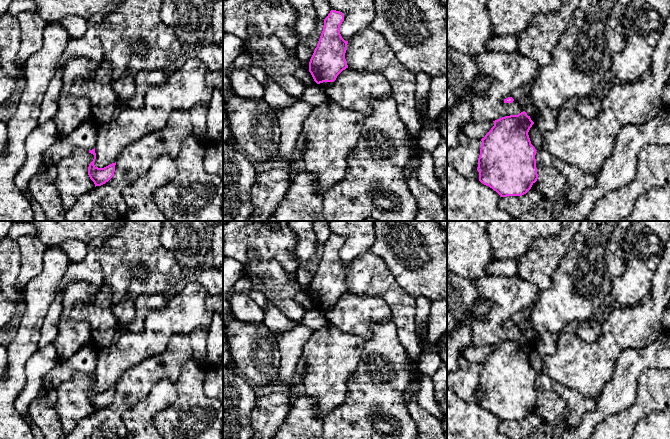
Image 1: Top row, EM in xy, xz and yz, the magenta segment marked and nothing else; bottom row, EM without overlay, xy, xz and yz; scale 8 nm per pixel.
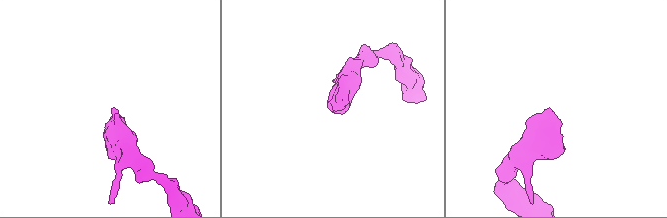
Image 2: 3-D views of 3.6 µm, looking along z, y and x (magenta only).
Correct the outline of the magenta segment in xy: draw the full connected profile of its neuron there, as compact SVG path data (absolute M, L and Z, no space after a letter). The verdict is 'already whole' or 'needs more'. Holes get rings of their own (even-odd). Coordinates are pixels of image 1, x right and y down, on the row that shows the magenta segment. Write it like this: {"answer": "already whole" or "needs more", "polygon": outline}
{"answer": "already whole", "polygon": "M95 148L92 150L89 150L89 153L94 155L94 159L89 164L88 175L90 179L94 182L95 187L101 186L105 184L106 182L108 182L114 176L116 162L104 168L98 168L94 165L94 162L96 159Z"}

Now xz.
{"answer": "needs more", "polygon": "M330 11L324 19L323 31L309 62L309 72L323 88L331 85L348 68L345 59L348 41L342 38L339 30L343 21L342 12Z"}

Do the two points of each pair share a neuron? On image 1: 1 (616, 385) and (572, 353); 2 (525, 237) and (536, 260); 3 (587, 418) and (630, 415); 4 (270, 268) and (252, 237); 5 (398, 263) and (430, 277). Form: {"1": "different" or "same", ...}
{"1": "different", "2": "different", "3": "different", "4": "different", "5": "same"}

